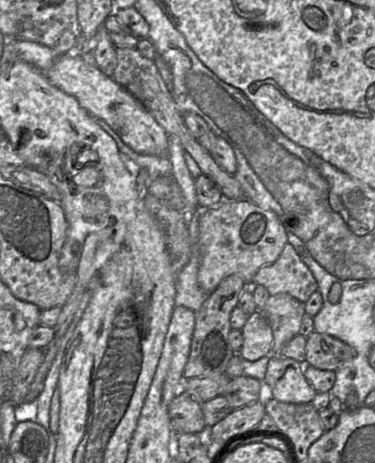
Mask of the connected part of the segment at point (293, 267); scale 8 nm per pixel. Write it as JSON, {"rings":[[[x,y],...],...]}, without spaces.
{"rings":[[[286,243],[274,263],[257,271],[252,283],[247,284],[247,288],[256,285],[264,286],[270,295],[286,293],[302,303],[306,303],[318,290],[313,273],[289,243]]]}

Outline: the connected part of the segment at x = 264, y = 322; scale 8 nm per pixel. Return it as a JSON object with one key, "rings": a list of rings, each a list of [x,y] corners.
{"rings":[[[260,311],[251,314],[241,329],[243,343],[238,352],[242,359],[256,361],[272,348],[273,333],[268,320]]]}

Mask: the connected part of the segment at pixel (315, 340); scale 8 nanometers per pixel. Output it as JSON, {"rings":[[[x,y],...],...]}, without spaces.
{"rings":[[[313,331],[306,338],[305,355],[310,366],[335,371],[341,364],[353,359],[356,350],[336,337]]]}

